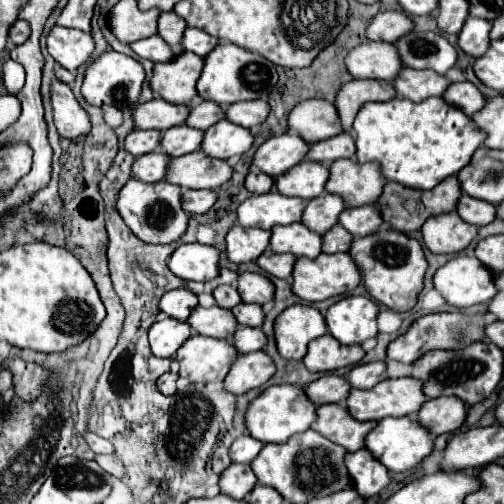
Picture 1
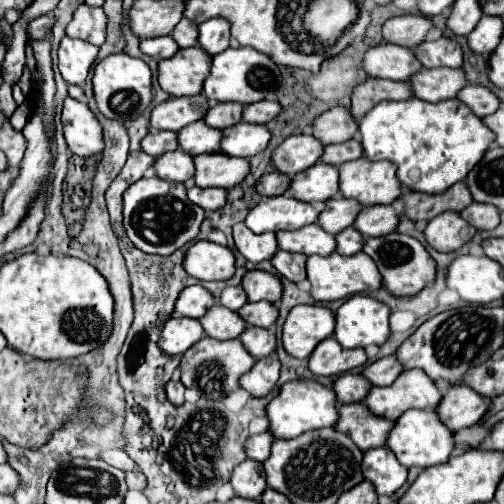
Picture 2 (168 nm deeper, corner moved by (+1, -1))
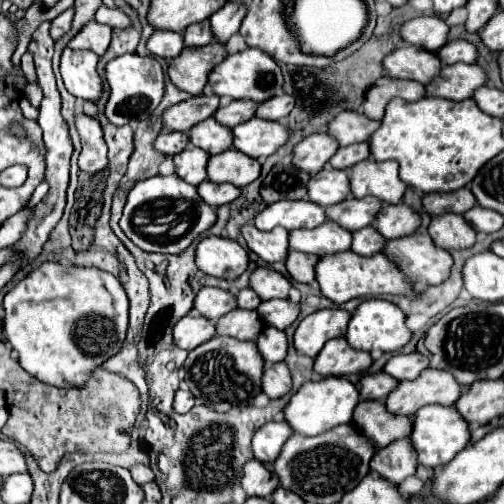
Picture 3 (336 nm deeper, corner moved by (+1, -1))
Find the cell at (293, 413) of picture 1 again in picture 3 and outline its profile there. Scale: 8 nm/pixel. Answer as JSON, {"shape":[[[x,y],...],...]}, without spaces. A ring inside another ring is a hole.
{"shape":[[[323,378],[319,382],[305,382],[291,402],[285,406],[285,420],[291,428],[305,436],[323,434],[335,426],[353,420],[353,410],[359,404],[359,390],[347,378]]]}

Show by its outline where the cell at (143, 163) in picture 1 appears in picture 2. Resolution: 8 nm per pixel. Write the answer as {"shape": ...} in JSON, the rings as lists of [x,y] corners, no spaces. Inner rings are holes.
{"shape":[[[173,150],[167,154],[161,154],[153,162],[153,170],[159,178],[171,180],[171,182],[189,182],[193,176],[193,156],[189,156],[183,150]]]}

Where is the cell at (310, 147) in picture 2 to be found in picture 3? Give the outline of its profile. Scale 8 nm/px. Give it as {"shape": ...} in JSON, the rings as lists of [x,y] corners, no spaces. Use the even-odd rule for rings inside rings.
{"shape":[[[331,134],[307,136],[307,140],[301,140],[295,146],[293,164],[309,174],[317,174],[337,152],[337,148],[339,148],[339,142]]]}

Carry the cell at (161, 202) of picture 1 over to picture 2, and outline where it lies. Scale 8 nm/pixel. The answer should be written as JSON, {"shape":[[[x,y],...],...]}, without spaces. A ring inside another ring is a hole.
{"shape":[[[141,178],[123,194],[123,226],[129,240],[147,254],[167,256],[185,246],[199,234],[205,212],[187,198],[187,188],[181,182],[161,178]]]}

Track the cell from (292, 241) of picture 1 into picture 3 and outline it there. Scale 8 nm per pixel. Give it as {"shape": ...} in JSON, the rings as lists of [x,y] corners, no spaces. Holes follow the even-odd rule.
{"shape":[[[327,220],[319,228],[313,230],[293,230],[289,236],[289,244],[293,250],[311,252],[317,256],[335,254],[341,250],[349,250],[353,242],[353,234],[341,228],[337,222]]]}

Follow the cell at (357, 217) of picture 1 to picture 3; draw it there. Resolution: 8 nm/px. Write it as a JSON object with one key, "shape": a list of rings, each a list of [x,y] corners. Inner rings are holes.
{"shape":[[[403,202],[391,204],[391,206],[385,204],[379,212],[379,216],[375,218],[375,228],[387,240],[415,234],[419,226],[421,226],[421,216],[413,208],[405,206]]]}

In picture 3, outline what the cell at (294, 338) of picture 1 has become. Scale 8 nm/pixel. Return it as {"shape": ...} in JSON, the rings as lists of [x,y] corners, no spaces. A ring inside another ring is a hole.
{"shape":[[[331,308],[331,310],[317,310],[303,318],[295,330],[295,348],[297,352],[315,358],[323,344],[331,338],[341,338],[347,332],[351,314],[343,308]]]}

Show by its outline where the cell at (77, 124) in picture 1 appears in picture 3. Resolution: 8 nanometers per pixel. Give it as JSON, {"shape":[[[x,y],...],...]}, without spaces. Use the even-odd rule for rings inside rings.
{"shape":[[[77,114],[75,118],[79,136],[81,136],[81,156],[79,156],[79,168],[87,174],[97,174],[107,168],[107,144],[103,140],[101,124],[85,114]]]}

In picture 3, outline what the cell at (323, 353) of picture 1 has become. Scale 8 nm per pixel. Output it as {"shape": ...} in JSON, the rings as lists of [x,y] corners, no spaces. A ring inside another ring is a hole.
{"shape":[[[333,338],[315,358],[315,372],[321,376],[363,374],[373,364],[369,352],[353,350],[345,338]]]}

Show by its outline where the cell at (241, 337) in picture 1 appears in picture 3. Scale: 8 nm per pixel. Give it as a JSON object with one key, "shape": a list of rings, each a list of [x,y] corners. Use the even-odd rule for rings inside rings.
{"shape":[[[267,326],[257,338],[257,346],[265,358],[265,362],[283,362],[287,356],[287,336],[283,330]]]}

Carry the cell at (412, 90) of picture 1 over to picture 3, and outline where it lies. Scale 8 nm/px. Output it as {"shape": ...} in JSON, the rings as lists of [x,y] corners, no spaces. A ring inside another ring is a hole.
{"shape":[[[451,64],[443,66],[441,74],[433,80],[435,96],[451,100],[467,100],[477,88],[487,82],[487,72],[479,64]]]}

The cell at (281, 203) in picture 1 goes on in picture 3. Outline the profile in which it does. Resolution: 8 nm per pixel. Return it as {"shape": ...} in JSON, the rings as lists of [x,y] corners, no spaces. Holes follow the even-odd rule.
{"shape":[[[281,200],[267,206],[259,218],[255,218],[255,226],[259,230],[273,230],[275,226],[283,226],[287,230],[297,228],[317,228],[327,220],[325,208],[311,200]]]}

